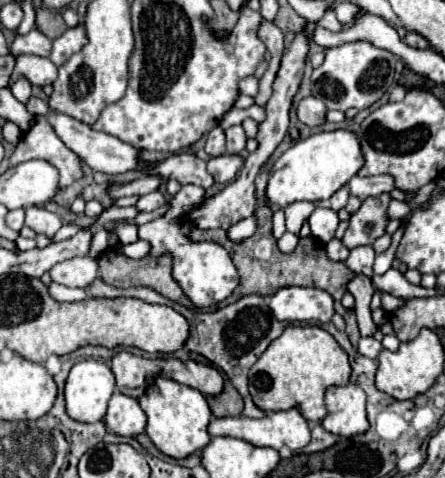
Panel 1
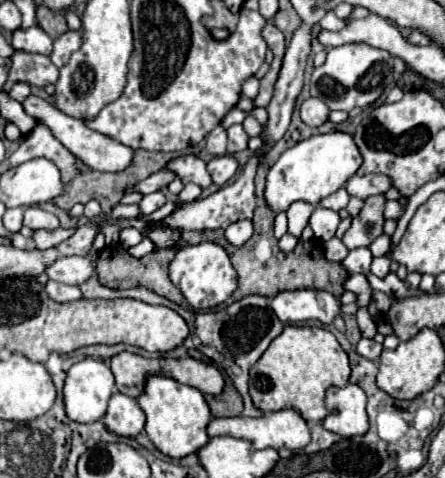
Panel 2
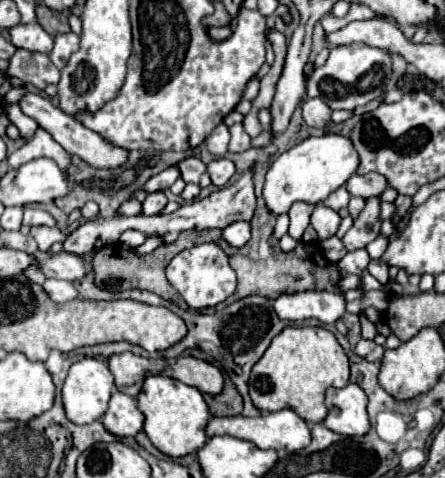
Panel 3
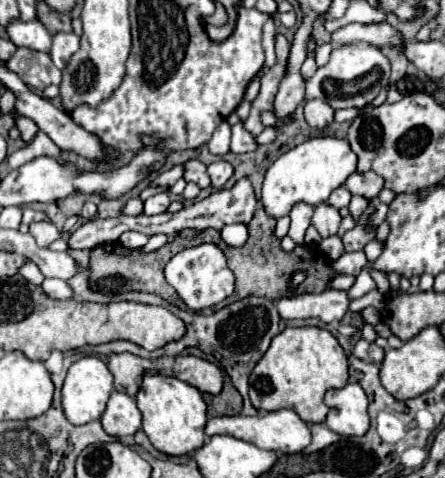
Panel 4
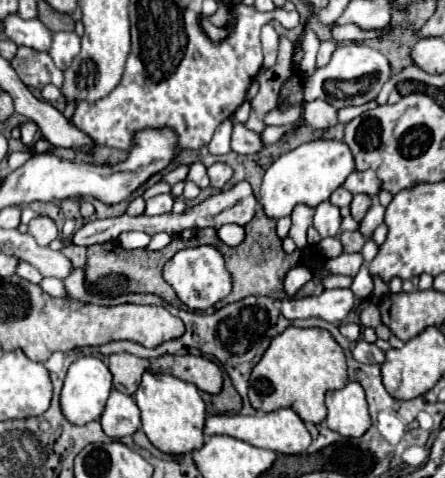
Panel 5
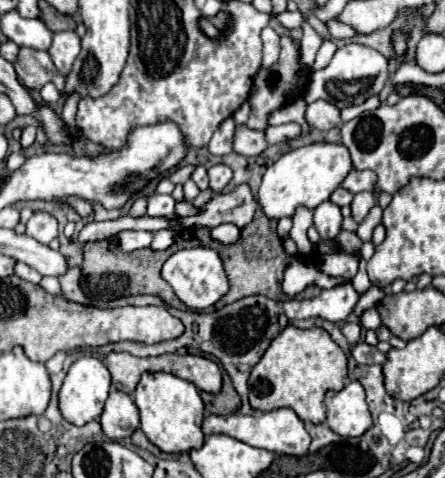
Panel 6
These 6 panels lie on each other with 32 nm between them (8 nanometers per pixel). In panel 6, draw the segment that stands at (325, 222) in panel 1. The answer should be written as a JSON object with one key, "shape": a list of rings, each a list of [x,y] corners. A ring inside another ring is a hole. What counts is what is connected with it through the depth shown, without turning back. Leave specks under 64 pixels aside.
{"shape":[[[326,200],[314,210],[314,226],[322,240],[336,238],[340,232],[340,224],[342,224],[342,214],[336,204]]]}

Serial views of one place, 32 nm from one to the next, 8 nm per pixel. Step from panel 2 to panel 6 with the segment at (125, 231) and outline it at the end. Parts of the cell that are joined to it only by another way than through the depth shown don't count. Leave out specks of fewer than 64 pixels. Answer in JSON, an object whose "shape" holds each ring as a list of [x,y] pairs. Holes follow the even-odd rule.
{"shape":[[[128,230],[128,232],[120,232],[120,236],[118,236],[118,244],[124,252],[132,252],[132,250],[138,250],[138,248],[148,248],[150,242],[152,242],[150,232]]]}

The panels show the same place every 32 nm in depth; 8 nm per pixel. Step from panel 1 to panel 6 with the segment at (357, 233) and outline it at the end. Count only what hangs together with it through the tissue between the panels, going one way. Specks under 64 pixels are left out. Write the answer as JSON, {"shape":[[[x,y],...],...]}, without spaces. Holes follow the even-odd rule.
{"shape":[[[340,232],[338,242],[344,252],[358,252],[362,248],[362,240],[358,238],[356,232]]]}

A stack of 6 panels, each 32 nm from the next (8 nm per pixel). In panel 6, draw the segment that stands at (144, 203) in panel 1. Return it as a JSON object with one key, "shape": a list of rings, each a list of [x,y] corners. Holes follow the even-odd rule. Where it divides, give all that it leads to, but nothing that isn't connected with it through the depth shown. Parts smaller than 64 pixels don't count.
{"shape":[[[154,194],[148,198],[148,216],[164,216],[164,218],[176,218],[174,212],[176,200],[172,200],[170,194]]]}

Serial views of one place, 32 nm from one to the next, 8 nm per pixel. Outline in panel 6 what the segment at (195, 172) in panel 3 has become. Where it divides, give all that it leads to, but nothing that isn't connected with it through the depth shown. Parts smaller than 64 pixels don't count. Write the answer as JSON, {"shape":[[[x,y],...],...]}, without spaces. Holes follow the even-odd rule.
{"shape":[[[202,164],[196,166],[194,172],[192,172],[192,176],[190,176],[190,180],[194,180],[200,190],[206,190],[206,188],[208,188],[208,174],[206,174],[206,168],[204,168]]]}

